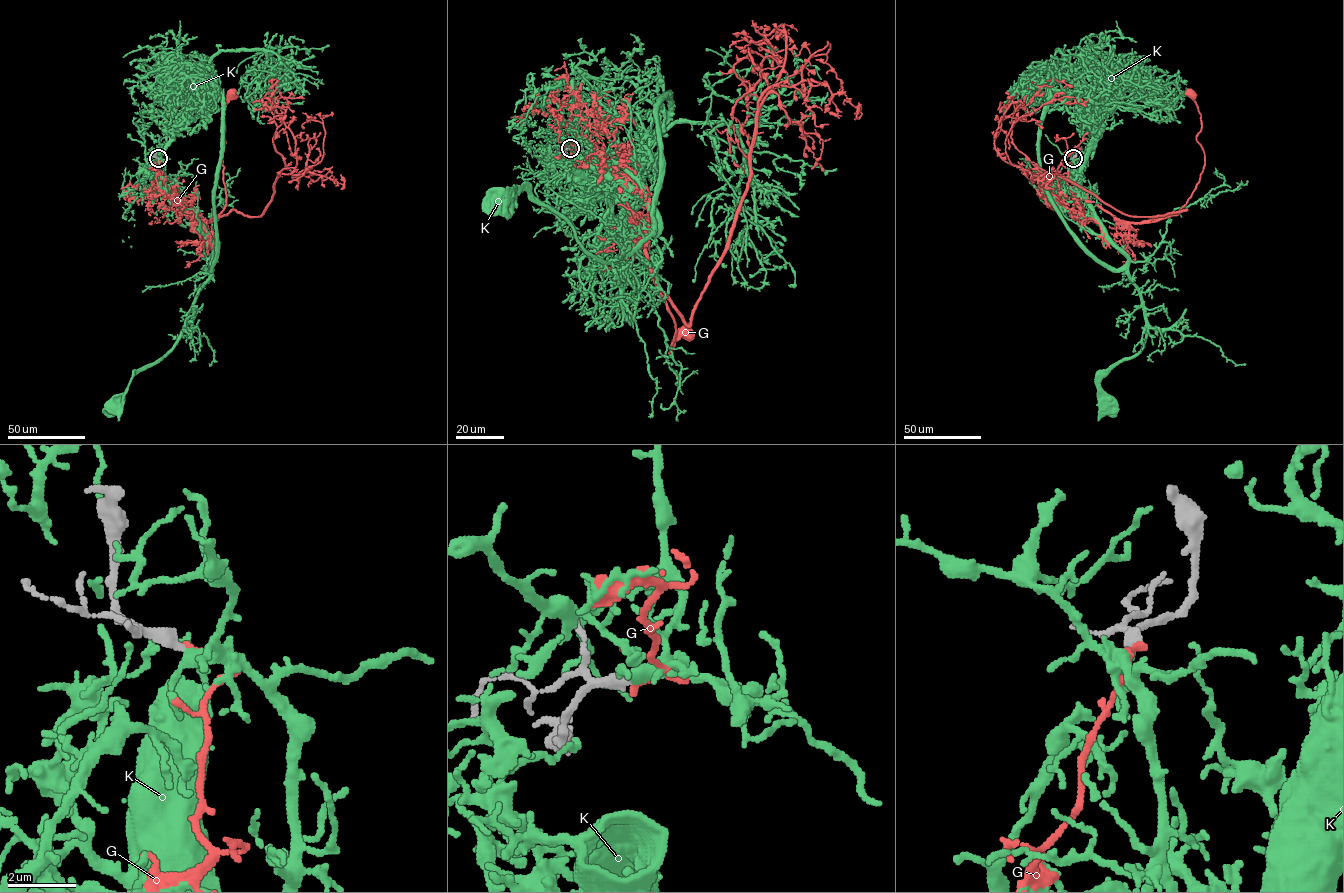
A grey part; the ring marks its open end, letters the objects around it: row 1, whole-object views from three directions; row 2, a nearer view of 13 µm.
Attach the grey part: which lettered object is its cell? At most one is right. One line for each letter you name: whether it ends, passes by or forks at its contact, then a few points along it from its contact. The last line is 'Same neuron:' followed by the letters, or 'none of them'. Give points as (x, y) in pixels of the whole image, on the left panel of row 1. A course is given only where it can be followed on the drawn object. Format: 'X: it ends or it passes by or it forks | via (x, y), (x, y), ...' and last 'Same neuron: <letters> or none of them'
K: it passes by | via (159, 158), (165, 192), (206, 235), (211, 275), (177, 343), (138, 371), (123, 401), (112, 407)
Same neuron: K

